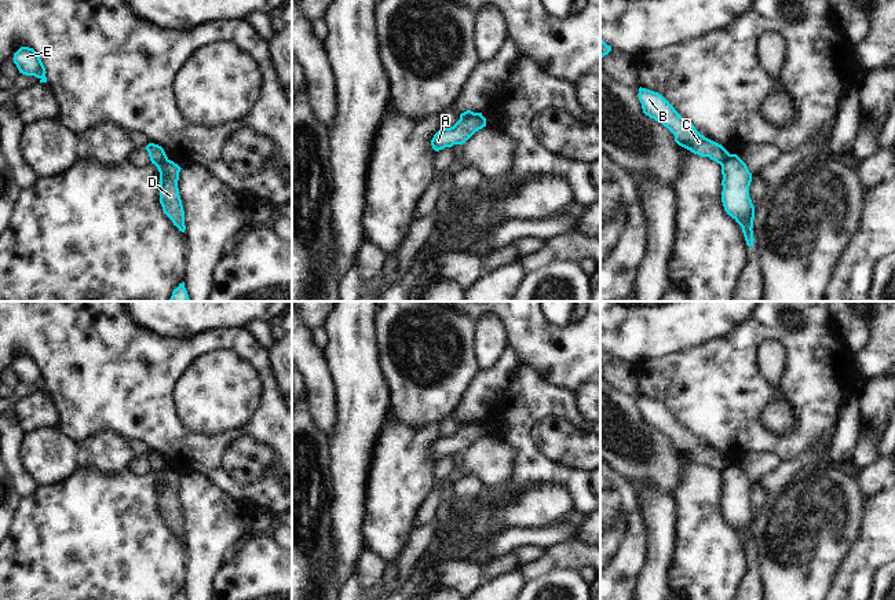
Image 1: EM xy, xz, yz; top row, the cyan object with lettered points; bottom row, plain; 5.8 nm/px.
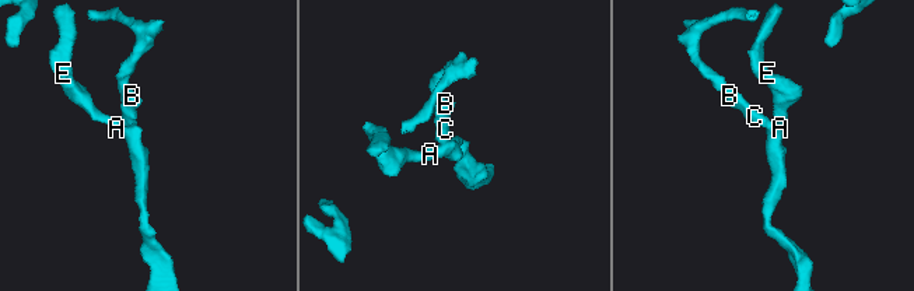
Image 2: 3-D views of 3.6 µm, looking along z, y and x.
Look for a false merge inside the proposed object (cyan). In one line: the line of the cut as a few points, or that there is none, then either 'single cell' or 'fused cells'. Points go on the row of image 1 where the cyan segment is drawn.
xy (167, 157), (156, 165) | fused cells

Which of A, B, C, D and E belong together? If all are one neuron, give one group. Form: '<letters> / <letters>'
A D E / B C

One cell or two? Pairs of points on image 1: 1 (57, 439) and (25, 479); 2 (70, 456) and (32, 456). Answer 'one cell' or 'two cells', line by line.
1: two cells
2: one cell

